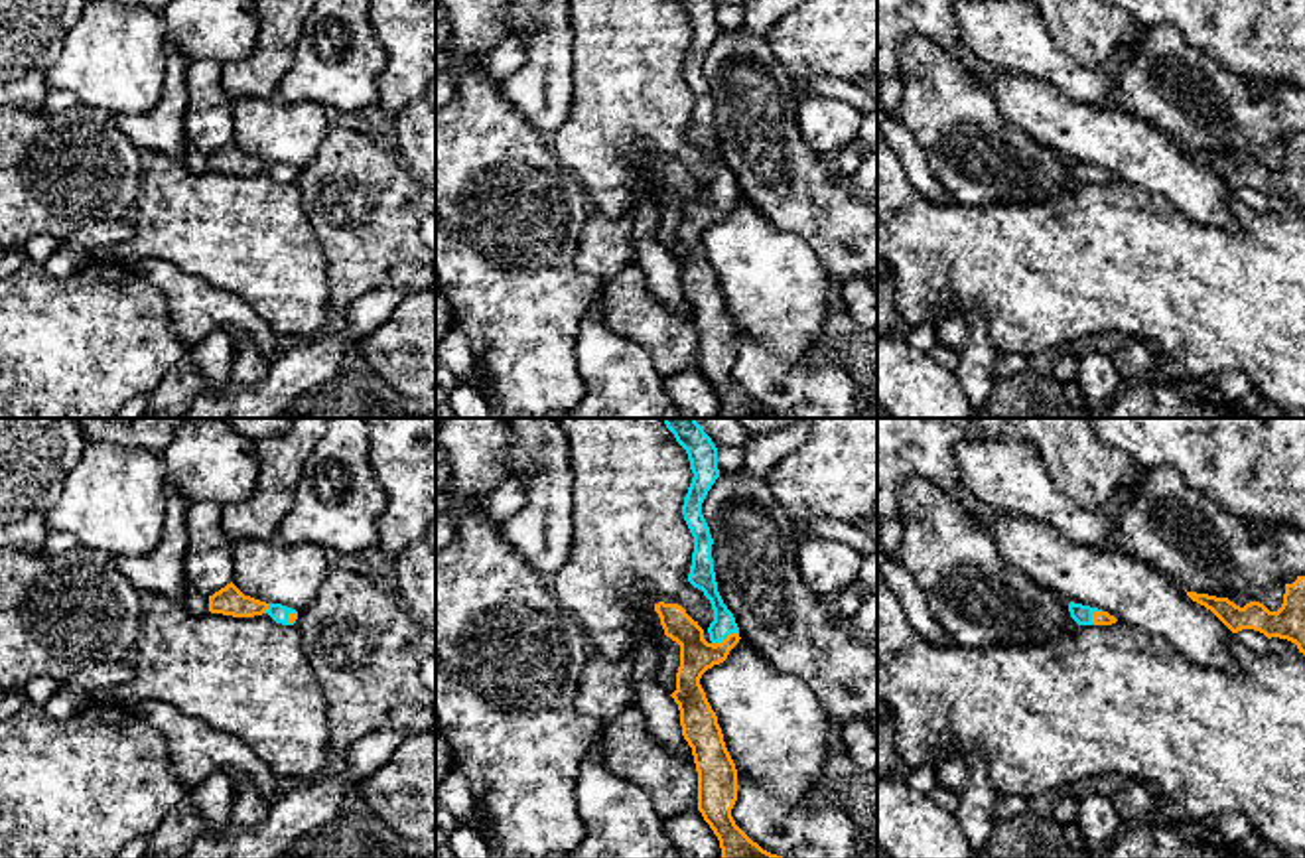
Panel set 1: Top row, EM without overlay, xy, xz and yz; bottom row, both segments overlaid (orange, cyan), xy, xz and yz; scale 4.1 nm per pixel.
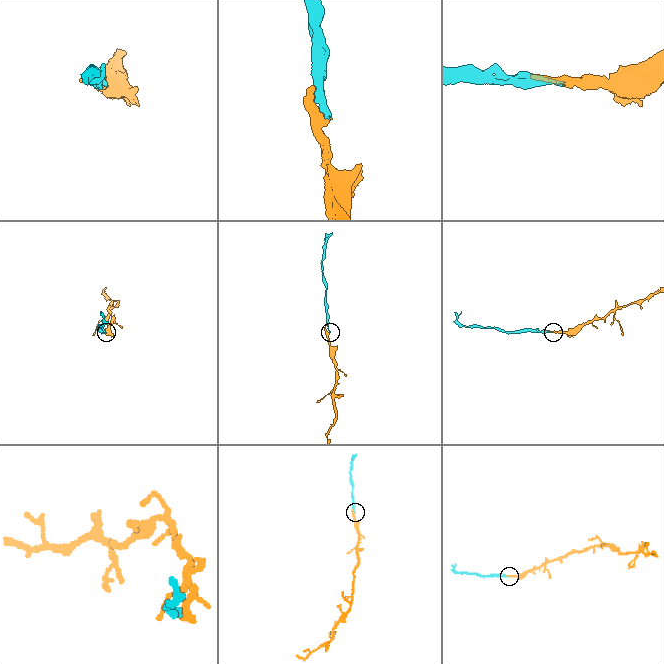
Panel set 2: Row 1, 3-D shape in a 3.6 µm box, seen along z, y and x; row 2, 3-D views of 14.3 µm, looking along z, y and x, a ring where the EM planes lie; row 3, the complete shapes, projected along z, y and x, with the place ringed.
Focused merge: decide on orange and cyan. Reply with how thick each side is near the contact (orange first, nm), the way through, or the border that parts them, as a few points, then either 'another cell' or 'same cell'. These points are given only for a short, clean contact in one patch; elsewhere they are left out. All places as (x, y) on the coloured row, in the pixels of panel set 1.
140 nm thick on the orange side, 90 nm on the other; same cell

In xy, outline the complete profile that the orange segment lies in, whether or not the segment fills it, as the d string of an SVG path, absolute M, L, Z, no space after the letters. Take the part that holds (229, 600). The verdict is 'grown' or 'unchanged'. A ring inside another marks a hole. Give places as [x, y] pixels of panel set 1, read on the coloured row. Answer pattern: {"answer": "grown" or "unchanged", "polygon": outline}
{"answer": "grown", "polygon": "M233 582L209 596L209 611L233 617L254 617L268 613L276 623L282 625L294 625L298 619L296 609L244 596Z"}

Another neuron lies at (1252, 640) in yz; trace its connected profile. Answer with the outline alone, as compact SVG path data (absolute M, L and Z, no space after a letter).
M1242 629L1236 633L1236 641L1252 649L1254 653L1270 653L1270 639L1254 629Z

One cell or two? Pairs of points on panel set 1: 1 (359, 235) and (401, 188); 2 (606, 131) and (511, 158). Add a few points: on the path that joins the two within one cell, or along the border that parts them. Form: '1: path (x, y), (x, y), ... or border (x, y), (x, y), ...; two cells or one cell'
1: path (367, 223), (389, 200); one cell
2: border (549, 139), (554, 156), (580, 182); two cells

